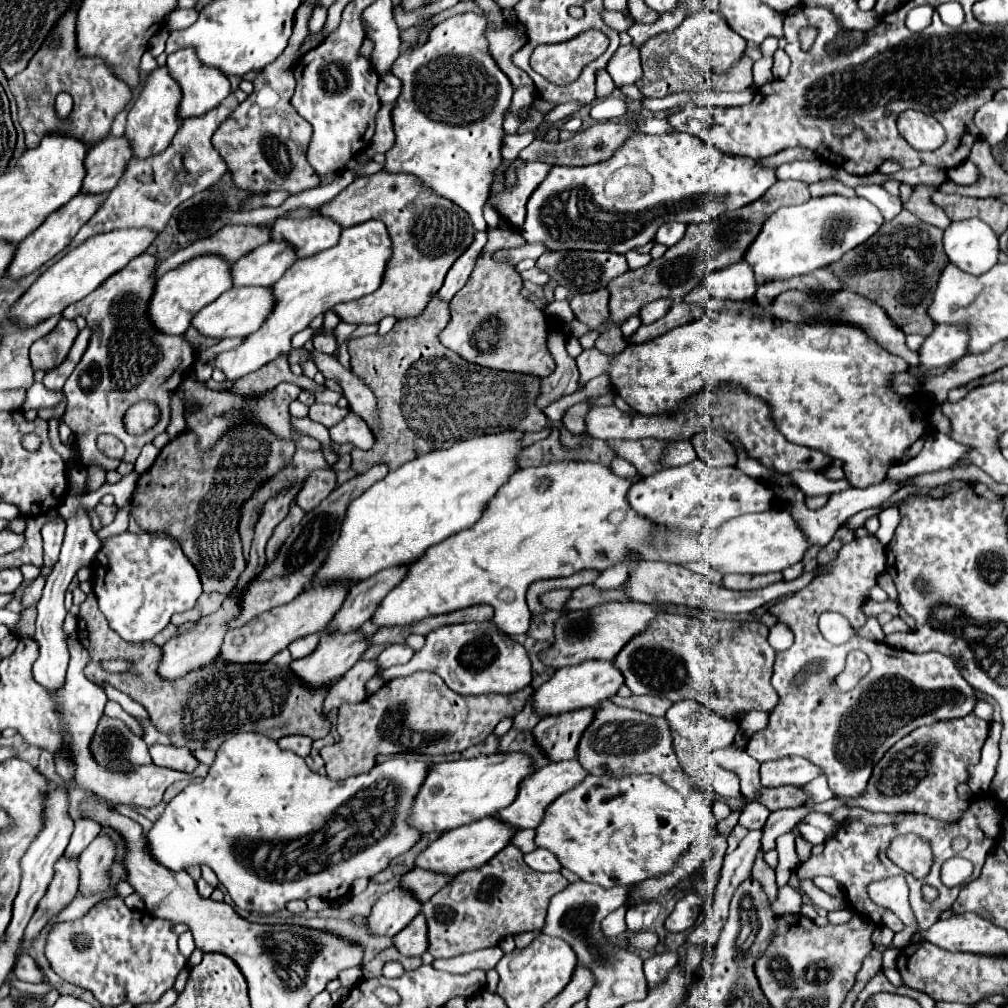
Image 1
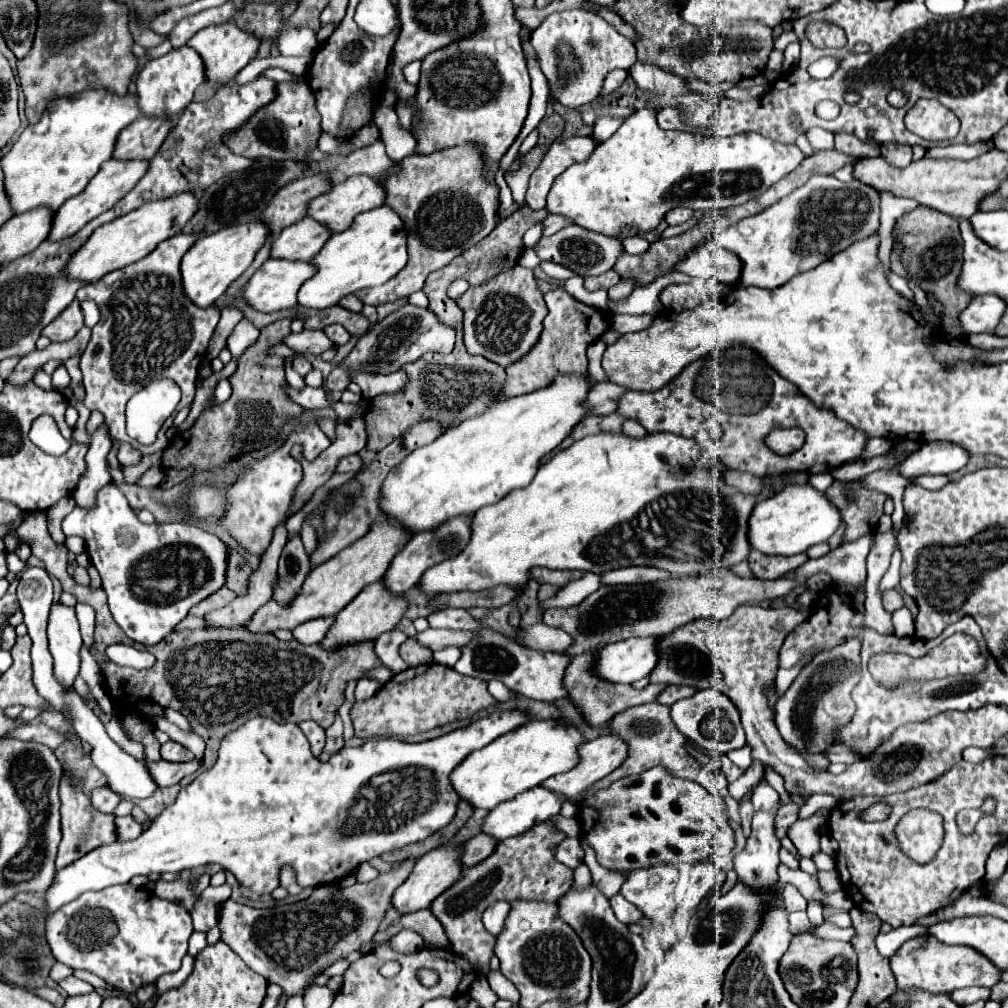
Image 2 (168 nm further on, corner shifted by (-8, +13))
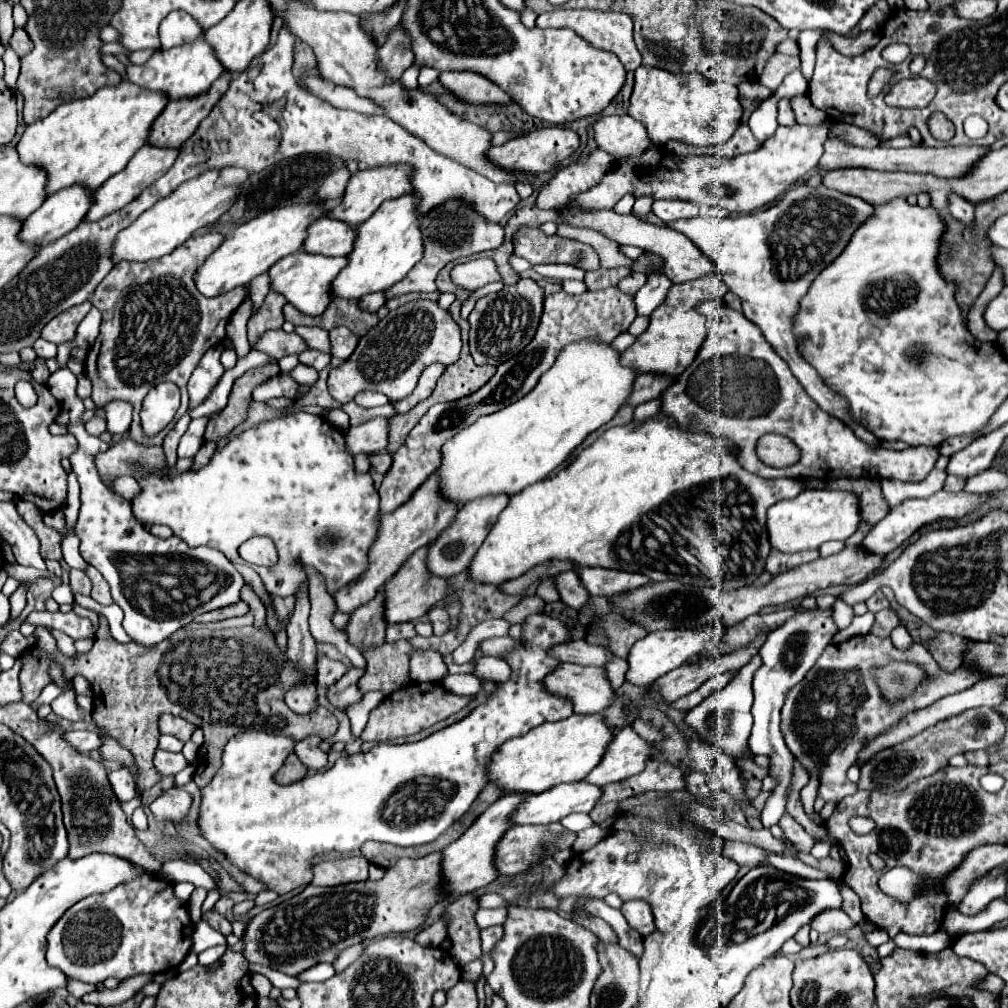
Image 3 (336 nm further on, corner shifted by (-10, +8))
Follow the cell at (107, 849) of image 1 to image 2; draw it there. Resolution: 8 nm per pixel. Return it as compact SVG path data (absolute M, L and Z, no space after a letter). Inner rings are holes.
M115 816L115 834L119 834L119 842L133 840L141 834L141 826L133 820L133 816Z

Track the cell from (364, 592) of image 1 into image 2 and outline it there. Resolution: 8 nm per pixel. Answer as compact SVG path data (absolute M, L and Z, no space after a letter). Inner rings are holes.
M459 516L459 518L453 518L449 522L445 522L443 526L435 528L435 530L429 530L429 532L419 532L415 534L405 546L403 550L397 552L397 556L391 560L387 572L383 574L383 584L385 588L399 596L407 590L411 590L417 580L421 578L421 574L429 568L429 566L435 566L437 562L445 560L445 558L451 558L455 554L459 554L459 550L463 550L463 546L467 544L469 540L469 526L471 526L471 516Z

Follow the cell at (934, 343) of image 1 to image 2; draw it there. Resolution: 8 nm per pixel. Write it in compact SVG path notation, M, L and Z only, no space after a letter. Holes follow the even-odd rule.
M975 296L969 306L959 314L959 326L963 336L975 332L993 332L999 324L999 318L1005 310L1005 304L999 296Z

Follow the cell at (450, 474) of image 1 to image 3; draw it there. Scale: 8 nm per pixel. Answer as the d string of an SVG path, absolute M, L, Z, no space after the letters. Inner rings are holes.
M597 339L569 343L553 363L549 371L541 375L537 385L505 409L477 419L473 425L463 429L457 437L443 445L443 461L437 469L441 477L441 491L455 503L469 503L477 497L499 495L499 493L519 493L527 485L543 481L553 469L563 465L567 457L599 427L607 425L617 411L627 403L635 377L635 369L619 363L621 353L611 343L601 343Z

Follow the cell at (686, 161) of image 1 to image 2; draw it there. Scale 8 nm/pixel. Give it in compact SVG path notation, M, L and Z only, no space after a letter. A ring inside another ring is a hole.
M643 108L633 112L609 140L601 142L591 158L569 166L555 178L545 210L611 238L625 228L651 232L671 208L723 210L745 204L787 176L803 158L797 146L779 144L761 134L715 138L661 130L655 114Z

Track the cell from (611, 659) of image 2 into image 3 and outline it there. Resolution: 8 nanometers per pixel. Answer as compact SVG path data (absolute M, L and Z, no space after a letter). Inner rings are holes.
M701 627L701 631L653 631L647 637L639 639L629 653L629 671L627 679L635 685L649 685L671 669L681 667L683 663L695 659L709 643L719 643L727 627Z

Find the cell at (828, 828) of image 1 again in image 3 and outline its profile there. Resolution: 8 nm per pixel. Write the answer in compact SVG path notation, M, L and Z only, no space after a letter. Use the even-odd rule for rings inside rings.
M809 775L809 783L800 791L800 798L805 807L805 813L811 817L813 813L813 801L817 797L817 789L819 789L819 779L815 775Z

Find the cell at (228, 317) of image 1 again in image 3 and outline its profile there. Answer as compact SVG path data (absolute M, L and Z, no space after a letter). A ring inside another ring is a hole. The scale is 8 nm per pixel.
M297 251L293 255L287 255L285 259L277 261L271 269L271 289L275 289L277 293L285 295L287 301L297 307L301 313L305 315L321 315L329 301L331 301L331 281L335 279L335 275L339 271L345 269L345 265L349 263L347 257L325 257L325 255L313 255L307 251Z

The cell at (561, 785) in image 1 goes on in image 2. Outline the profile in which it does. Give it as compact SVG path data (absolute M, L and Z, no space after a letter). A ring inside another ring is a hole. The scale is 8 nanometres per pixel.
M599 736L579 746L579 762L563 774L543 780L543 788L561 794L567 802L575 802L591 784L605 778L627 758L627 746L617 736Z

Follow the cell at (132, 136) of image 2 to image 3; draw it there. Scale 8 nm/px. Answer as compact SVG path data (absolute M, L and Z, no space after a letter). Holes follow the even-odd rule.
M225 69L225 75L221 75L221 79L217 79L217 83L213 83L213 87L209 87L209 91L197 99L169 101L151 127L149 143L157 147L181 147L181 143L185 143L197 131L199 123L211 113L213 105L229 89L233 75L233 71Z

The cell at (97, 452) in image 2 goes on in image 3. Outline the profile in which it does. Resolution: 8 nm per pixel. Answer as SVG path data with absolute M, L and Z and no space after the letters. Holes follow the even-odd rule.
M125 401L107 403L103 407L103 411L105 411L105 419L107 419L107 431L111 435L125 433L133 421L133 407L129 407L129 403L125 403Z

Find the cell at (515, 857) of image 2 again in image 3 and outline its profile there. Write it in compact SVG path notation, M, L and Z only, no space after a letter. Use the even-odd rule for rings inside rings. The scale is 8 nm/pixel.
M459 895L445 911L449 917L447 937L453 945L449 953L459 967L481 957L481 937L473 917L477 909L479 907L473 895Z

